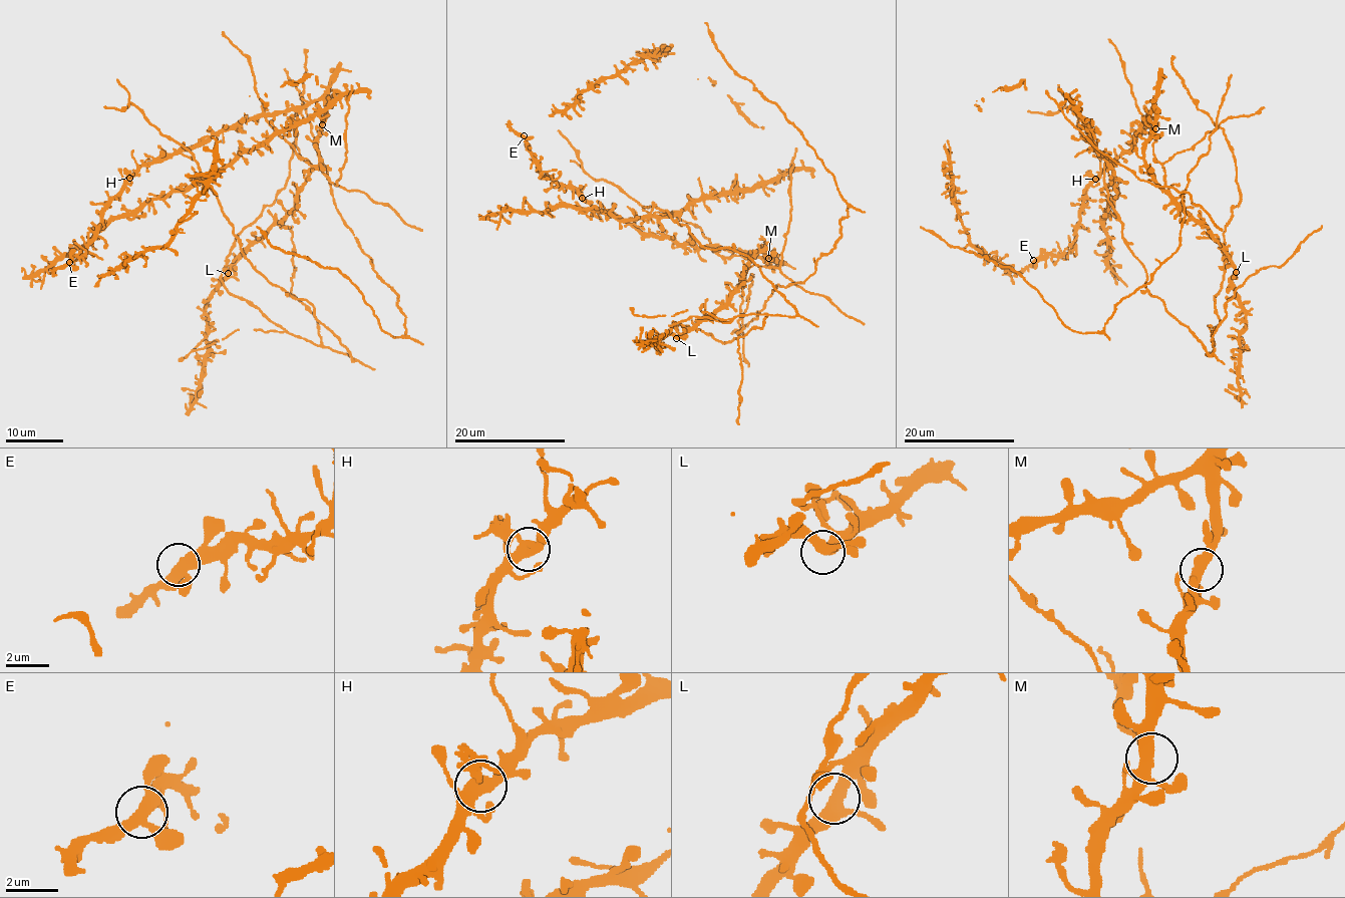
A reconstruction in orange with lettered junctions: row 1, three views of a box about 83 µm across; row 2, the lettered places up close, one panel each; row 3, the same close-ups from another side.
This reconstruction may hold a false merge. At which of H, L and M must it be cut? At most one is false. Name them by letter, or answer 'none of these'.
none of these

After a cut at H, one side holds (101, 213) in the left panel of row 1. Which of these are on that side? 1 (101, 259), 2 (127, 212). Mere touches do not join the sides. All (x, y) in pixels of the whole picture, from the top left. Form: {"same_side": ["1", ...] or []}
{"same_side": ["1"]}

